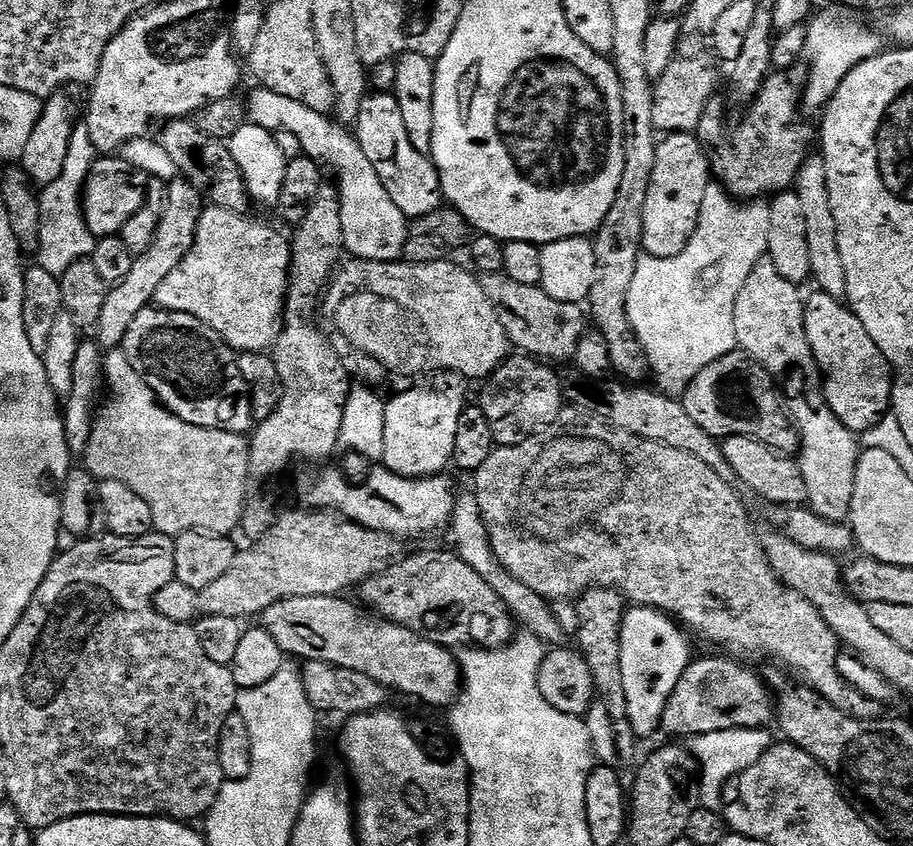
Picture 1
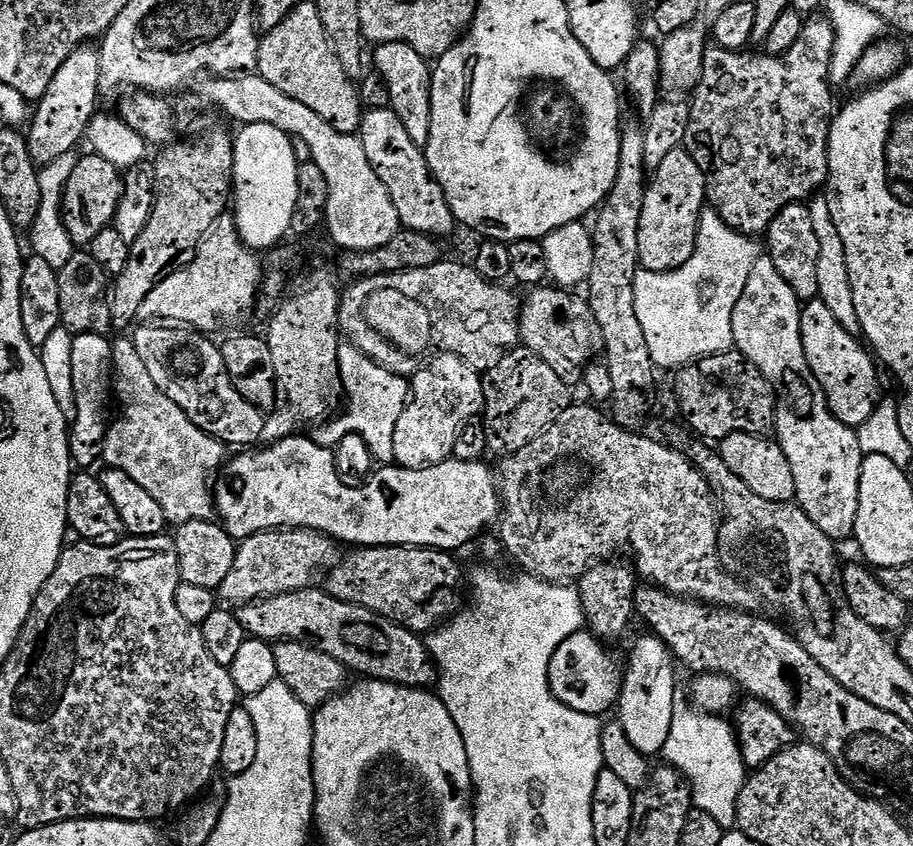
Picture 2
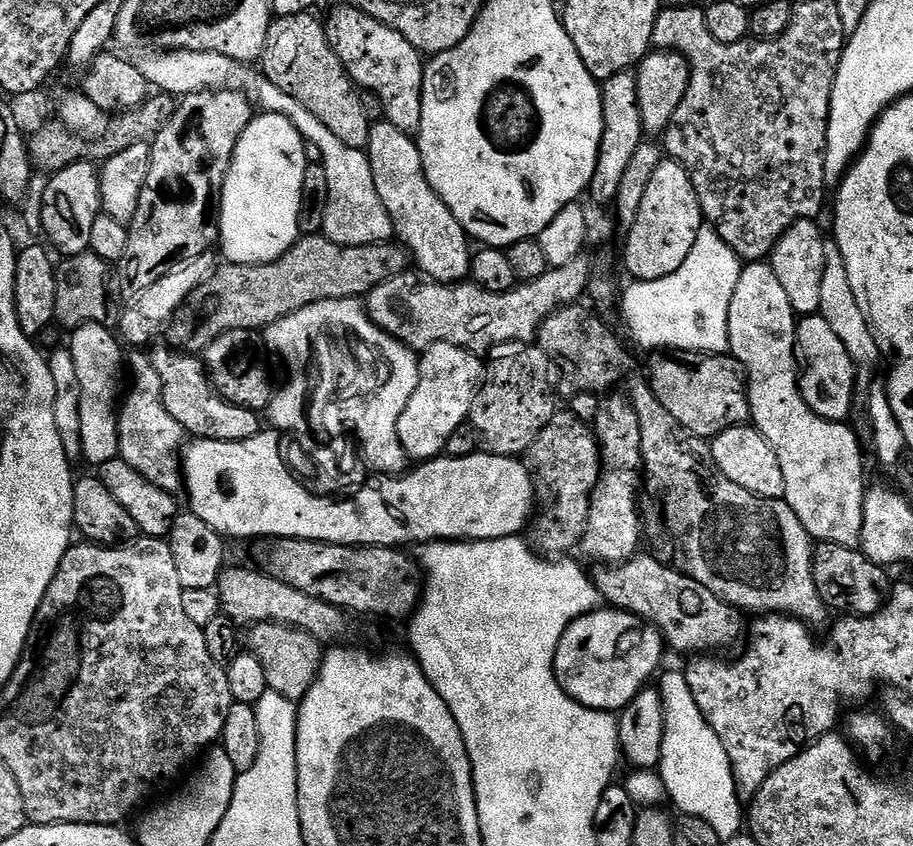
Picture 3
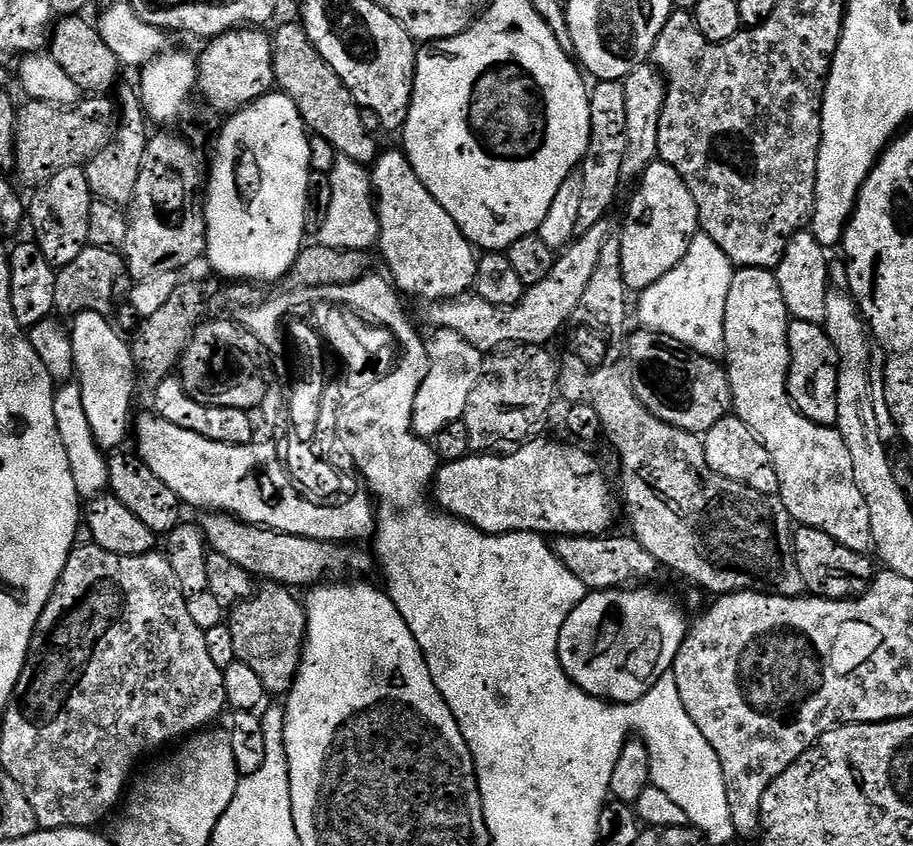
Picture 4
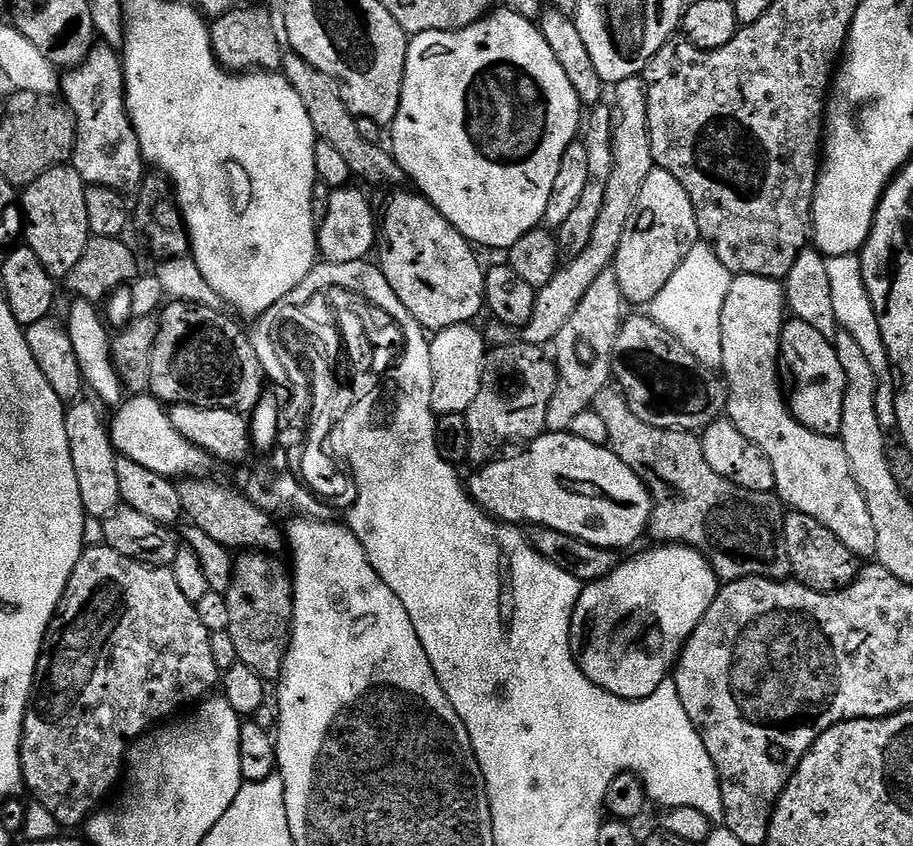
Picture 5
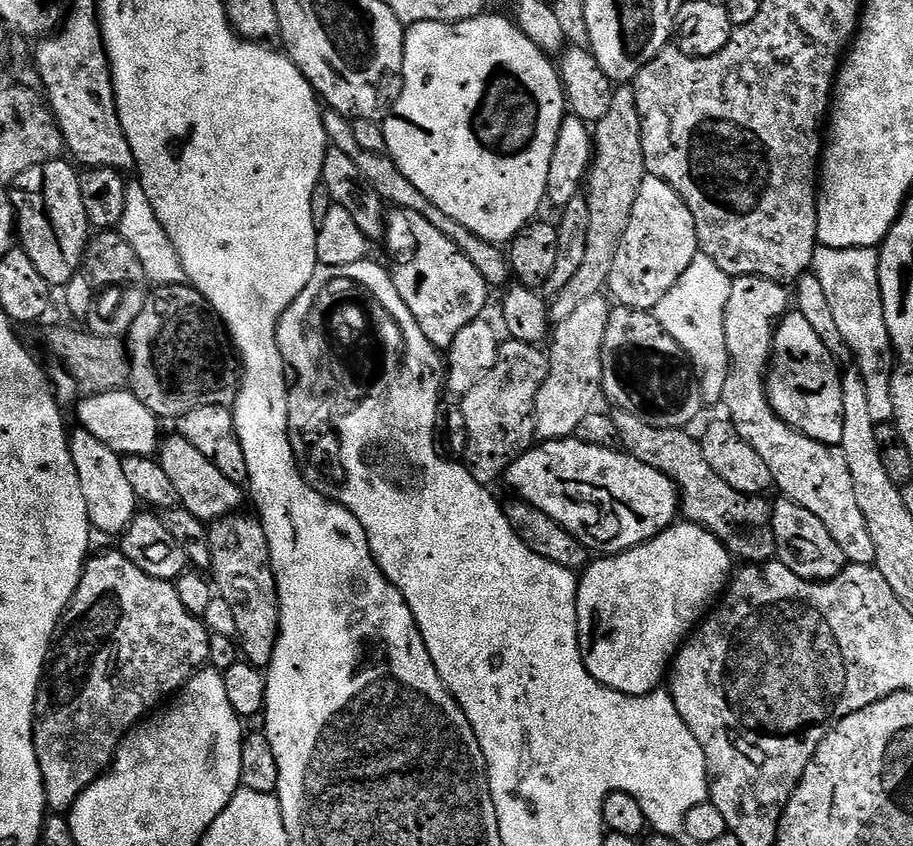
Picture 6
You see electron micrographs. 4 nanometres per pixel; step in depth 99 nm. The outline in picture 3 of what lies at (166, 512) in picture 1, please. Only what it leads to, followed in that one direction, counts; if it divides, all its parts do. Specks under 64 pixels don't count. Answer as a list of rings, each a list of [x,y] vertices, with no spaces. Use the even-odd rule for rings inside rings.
[[[146,351],[131,353],[130,372],[132,368],[132,389],[123,397],[118,408],[118,442],[120,443],[119,459],[125,460],[142,474],[150,478],[154,486],[173,494],[182,488],[182,449],[186,444],[184,427],[174,418],[164,405],[162,382],[158,370],[154,370],[152,357]]]

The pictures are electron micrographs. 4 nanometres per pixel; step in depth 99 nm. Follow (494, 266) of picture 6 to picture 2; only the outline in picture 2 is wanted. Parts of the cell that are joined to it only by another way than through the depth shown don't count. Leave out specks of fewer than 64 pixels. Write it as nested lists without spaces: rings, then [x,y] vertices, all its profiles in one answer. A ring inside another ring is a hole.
[[[301,2],[274,30],[263,33],[256,59],[258,75],[282,94],[302,102],[322,122],[330,122],[342,134],[357,135],[366,109],[360,104],[357,81],[346,74],[334,54],[322,26],[322,14],[314,2]]]

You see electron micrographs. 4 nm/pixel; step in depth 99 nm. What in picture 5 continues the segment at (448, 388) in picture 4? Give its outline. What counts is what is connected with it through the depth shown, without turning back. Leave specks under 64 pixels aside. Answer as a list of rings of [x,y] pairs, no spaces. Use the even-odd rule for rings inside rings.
[[[475,323],[459,324],[443,328],[431,337],[430,362],[434,370],[433,413],[440,416],[455,412],[467,413],[474,398],[478,398],[480,379],[484,376],[486,363],[486,336],[476,327]]]

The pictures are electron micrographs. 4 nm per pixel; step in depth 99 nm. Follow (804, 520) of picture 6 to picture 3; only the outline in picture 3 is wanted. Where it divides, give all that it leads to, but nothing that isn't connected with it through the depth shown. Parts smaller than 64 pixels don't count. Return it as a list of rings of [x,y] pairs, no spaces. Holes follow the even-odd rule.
[[[837,544],[815,545],[812,554],[812,577],[818,586],[818,594],[829,609],[837,608],[840,614],[873,616],[888,602],[890,583],[888,572],[870,560],[860,548],[847,548]]]

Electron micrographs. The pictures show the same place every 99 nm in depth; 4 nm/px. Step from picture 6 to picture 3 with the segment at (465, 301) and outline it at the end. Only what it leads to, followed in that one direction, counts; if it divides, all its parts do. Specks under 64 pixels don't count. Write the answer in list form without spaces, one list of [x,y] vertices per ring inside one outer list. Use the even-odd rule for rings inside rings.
[[[387,122],[373,123],[366,151],[370,170],[374,174],[374,186],[378,186],[378,198],[382,198],[382,206],[386,206],[392,219],[395,239],[407,248],[415,267],[417,264],[421,268],[419,271],[427,279],[435,280],[437,284],[455,284],[467,281],[472,271],[474,255],[473,249],[468,249],[470,237],[458,222],[458,218],[454,218],[454,214],[450,214],[446,202],[442,202],[442,198],[438,198],[438,194],[430,186],[422,166],[419,143],[409,133],[398,130],[398,126]]]

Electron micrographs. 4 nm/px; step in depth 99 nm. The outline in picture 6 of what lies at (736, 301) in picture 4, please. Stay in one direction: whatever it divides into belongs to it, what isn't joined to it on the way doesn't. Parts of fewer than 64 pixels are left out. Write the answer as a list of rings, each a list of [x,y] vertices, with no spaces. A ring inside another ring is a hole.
[[[738,276],[735,277],[730,286],[730,302],[726,302],[726,350],[728,351],[728,373],[726,374],[726,386],[722,397],[722,405],[726,411],[727,419],[738,430],[738,434],[758,454],[762,454],[762,462],[772,475],[773,485],[781,488],[783,495],[787,499],[793,500],[798,506],[806,506],[810,514],[815,514],[822,526],[830,530],[830,538],[842,546],[842,554],[845,561],[850,564],[870,564],[876,563],[876,547],[874,538],[870,538],[870,530],[866,526],[866,518],[862,510],[858,507],[858,498],[854,498],[854,478],[850,478],[850,466],[844,457],[844,451],[838,446],[823,444],[817,440],[812,440],[808,436],[802,435],[798,430],[794,430],[770,406],[768,401],[768,389],[766,387],[766,373],[768,371],[768,361],[772,359],[772,341],[774,339],[774,329],[778,321],[789,311],[790,292],[779,280],[767,280],[765,276]]]

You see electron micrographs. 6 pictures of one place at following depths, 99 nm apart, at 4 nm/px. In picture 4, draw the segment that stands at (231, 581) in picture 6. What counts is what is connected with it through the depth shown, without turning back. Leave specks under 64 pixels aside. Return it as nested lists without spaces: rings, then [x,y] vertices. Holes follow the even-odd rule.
[[[265,583],[255,589],[254,595],[249,600],[244,600],[231,609],[226,623],[230,634],[234,634],[234,654],[239,663],[250,666],[258,679],[262,681],[265,693],[269,697],[287,697],[292,683],[300,669],[300,658],[304,655],[304,640],[308,636],[308,614],[303,603],[296,601],[297,593],[283,584]]]

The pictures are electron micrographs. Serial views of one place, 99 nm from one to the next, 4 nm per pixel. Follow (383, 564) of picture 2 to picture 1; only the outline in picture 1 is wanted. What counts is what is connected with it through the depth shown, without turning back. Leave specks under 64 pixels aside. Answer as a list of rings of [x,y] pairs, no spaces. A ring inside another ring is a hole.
[[[455,551],[448,552],[412,552],[409,556],[393,559],[383,570],[367,576],[359,585],[358,593],[369,604],[371,611],[377,617],[402,626],[435,644],[440,644],[449,650],[463,650],[469,646],[486,648],[502,648],[514,639],[514,619],[508,608],[473,568],[457,555]]]

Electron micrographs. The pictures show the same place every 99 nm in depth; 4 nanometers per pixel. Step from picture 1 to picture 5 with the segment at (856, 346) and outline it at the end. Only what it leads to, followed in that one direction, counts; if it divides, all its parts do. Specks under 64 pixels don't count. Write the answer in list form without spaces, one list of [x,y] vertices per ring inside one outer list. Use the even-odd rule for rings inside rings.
[[[792,318],[785,323],[780,335],[780,355],[787,375],[788,372],[792,375],[792,396],[790,392],[792,417],[802,422],[802,426],[818,434],[839,437],[842,430],[842,402],[846,388],[846,374],[842,374],[842,362],[838,362],[835,343],[823,337],[809,323]]]

